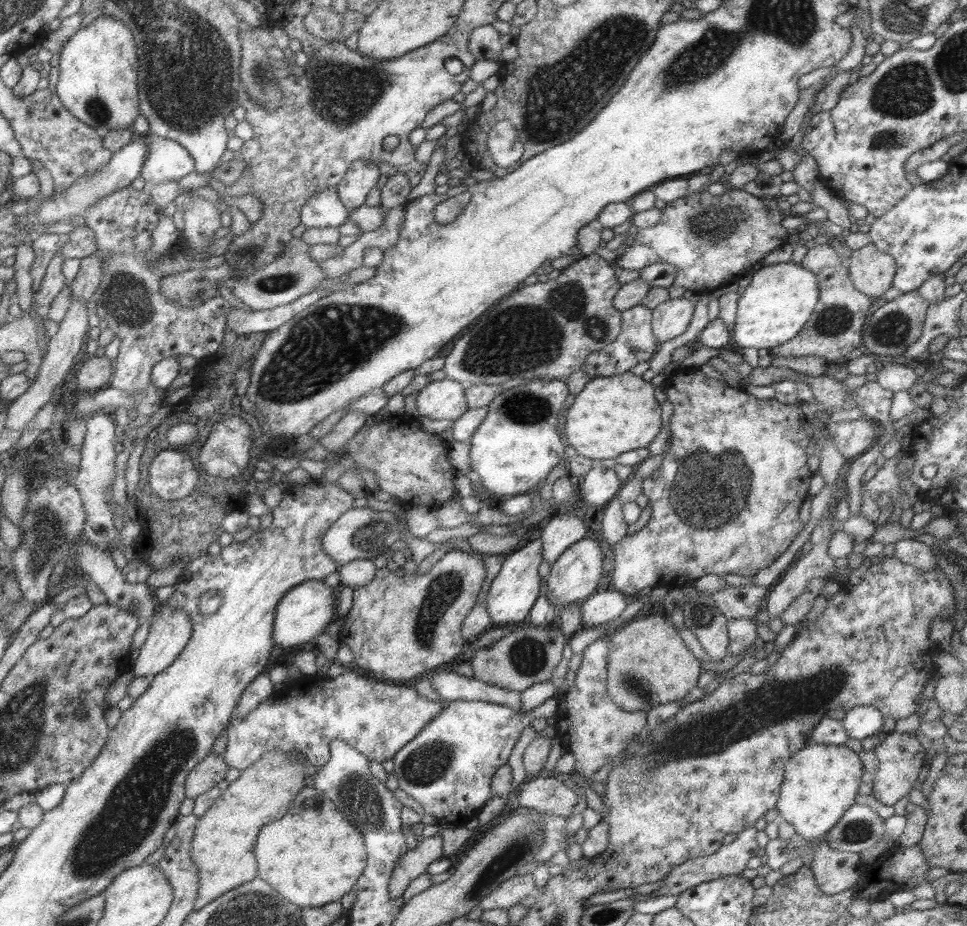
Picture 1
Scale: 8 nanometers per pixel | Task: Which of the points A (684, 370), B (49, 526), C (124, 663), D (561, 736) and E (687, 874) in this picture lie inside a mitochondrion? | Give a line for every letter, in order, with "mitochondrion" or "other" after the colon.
A: other
B: mitochondrion
C: other
D: other
E: other

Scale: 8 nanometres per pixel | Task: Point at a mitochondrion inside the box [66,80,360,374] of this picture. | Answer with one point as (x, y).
(132, 300)

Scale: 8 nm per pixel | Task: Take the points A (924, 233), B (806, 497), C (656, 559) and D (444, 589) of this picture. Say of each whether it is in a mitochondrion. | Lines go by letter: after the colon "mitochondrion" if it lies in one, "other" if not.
A: mitochondrion
B: other
C: other
D: mitochondrion

